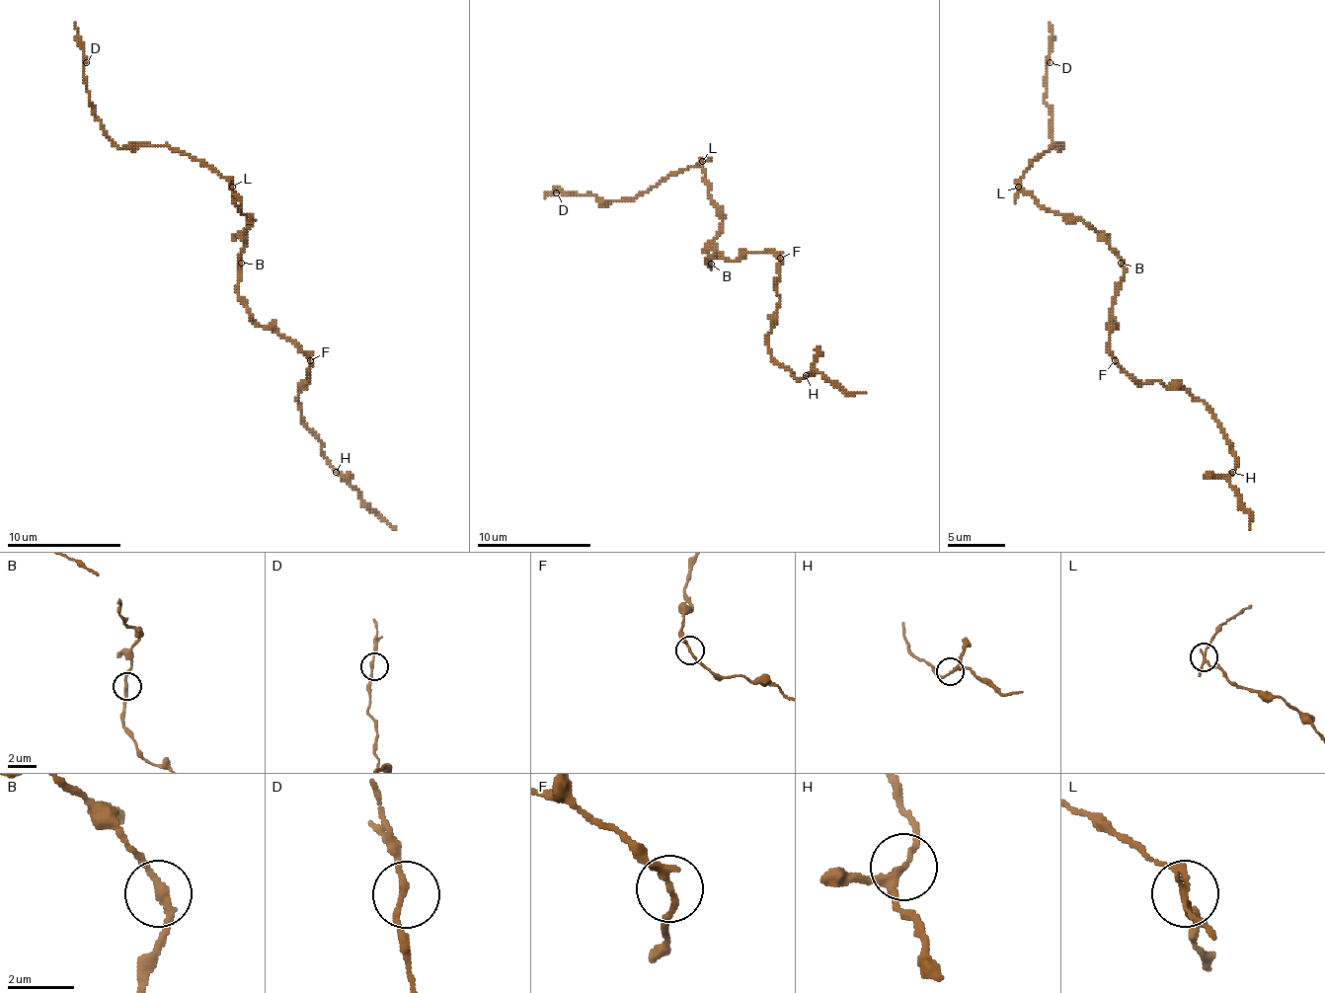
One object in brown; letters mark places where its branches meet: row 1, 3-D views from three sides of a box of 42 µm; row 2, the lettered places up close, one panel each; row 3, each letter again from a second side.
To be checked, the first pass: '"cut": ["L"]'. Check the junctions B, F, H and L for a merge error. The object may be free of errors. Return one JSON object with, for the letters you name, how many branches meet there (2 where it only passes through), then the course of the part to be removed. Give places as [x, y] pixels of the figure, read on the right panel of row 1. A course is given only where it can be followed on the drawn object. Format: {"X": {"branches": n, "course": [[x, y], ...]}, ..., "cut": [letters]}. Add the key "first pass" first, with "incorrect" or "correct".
{"first pass": "correct", "L": {"branches": 3, "course": [[1018, 186], [1035, 160], [1057, 146], [1052, 148], [1050, 106], [1044, 100], [1050, 23]]}, "cut": ["L"]}

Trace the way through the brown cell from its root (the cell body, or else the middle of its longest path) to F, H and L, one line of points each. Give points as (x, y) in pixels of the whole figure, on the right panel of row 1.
F: (1124, 263), (1124, 280), (1112, 306), (1112, 318), (1118, 326), (1110, 335), (1110, 354), (1115, 360)
H: (1124, 263), (1110, 354), (1143, 383), (1184, 386), (1198, 398), (1229, 443), (1232, 472)
L: (1124, 263), (1081, 220), (1066, 220), (1054, 211), (1044, 208), (1018, 186)

